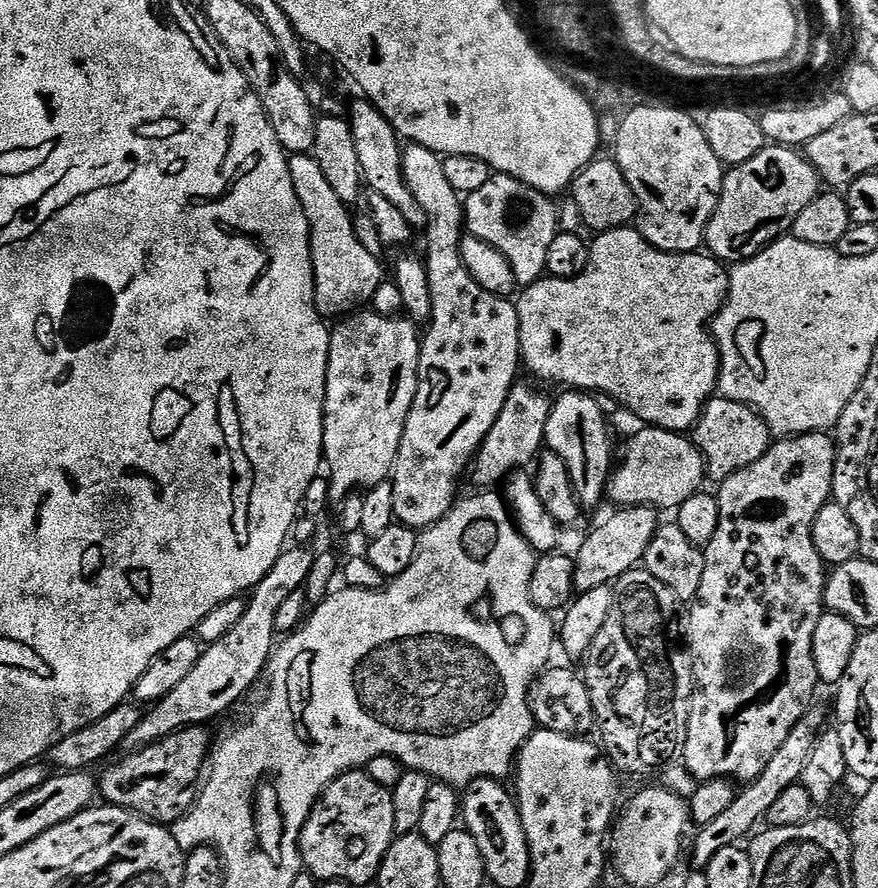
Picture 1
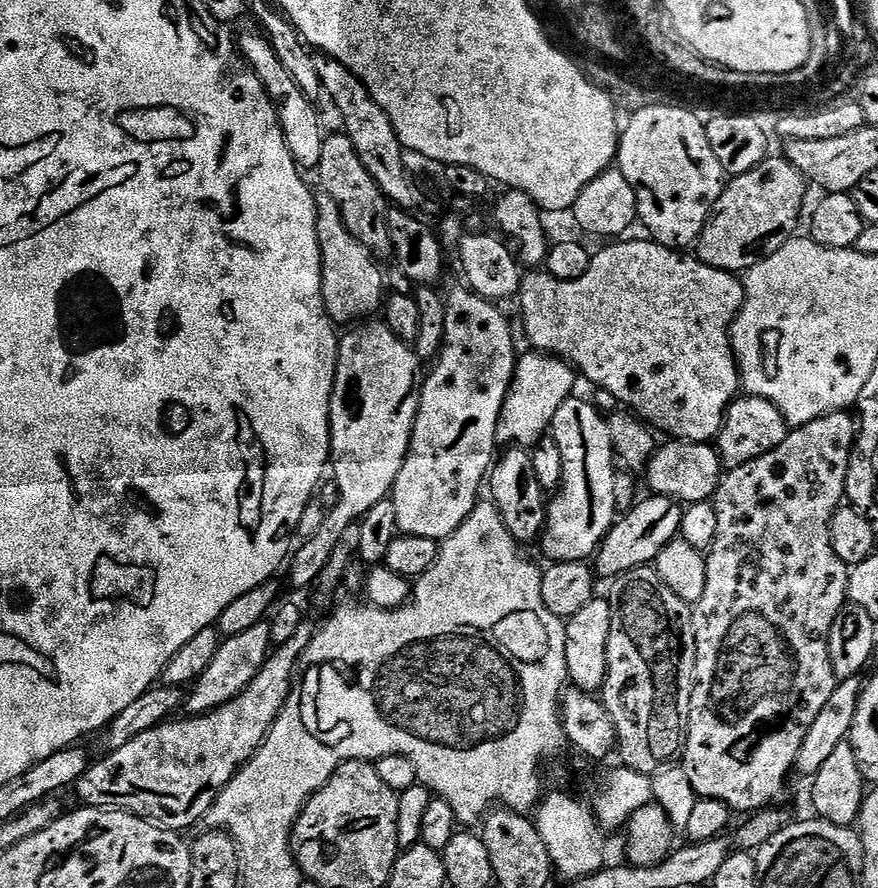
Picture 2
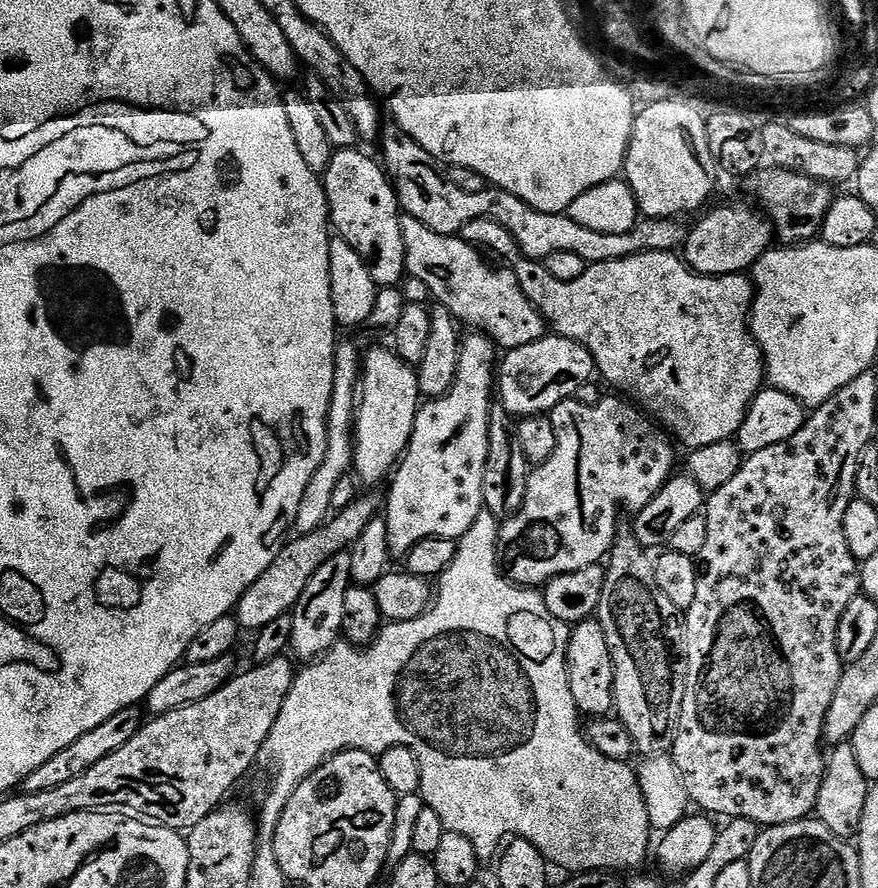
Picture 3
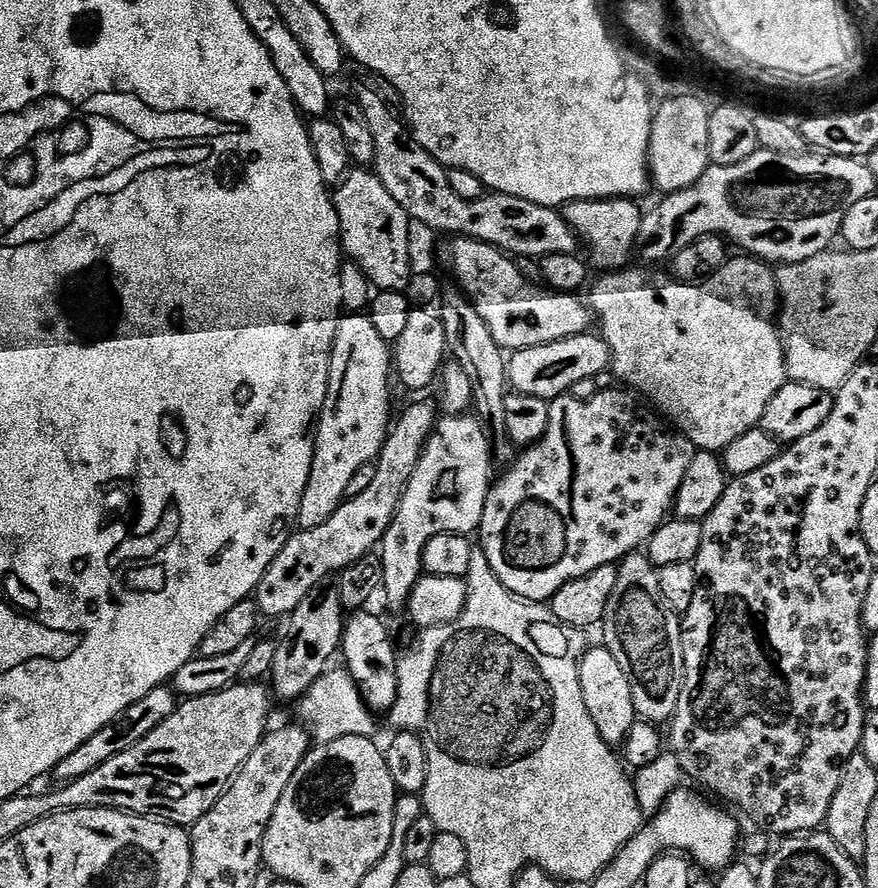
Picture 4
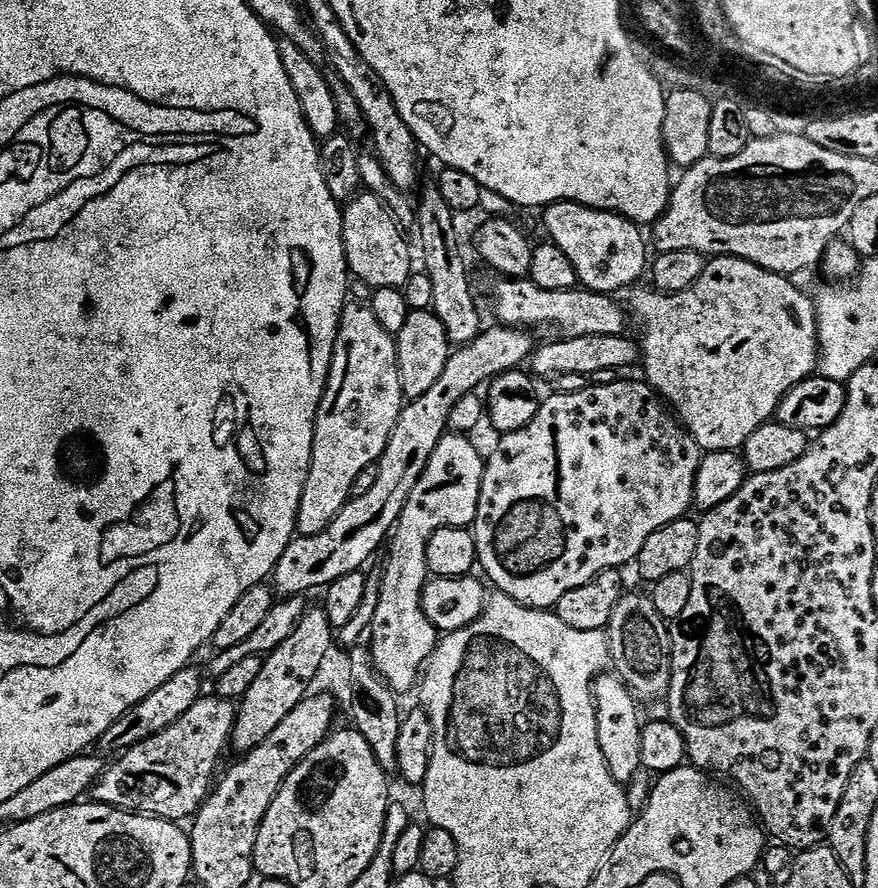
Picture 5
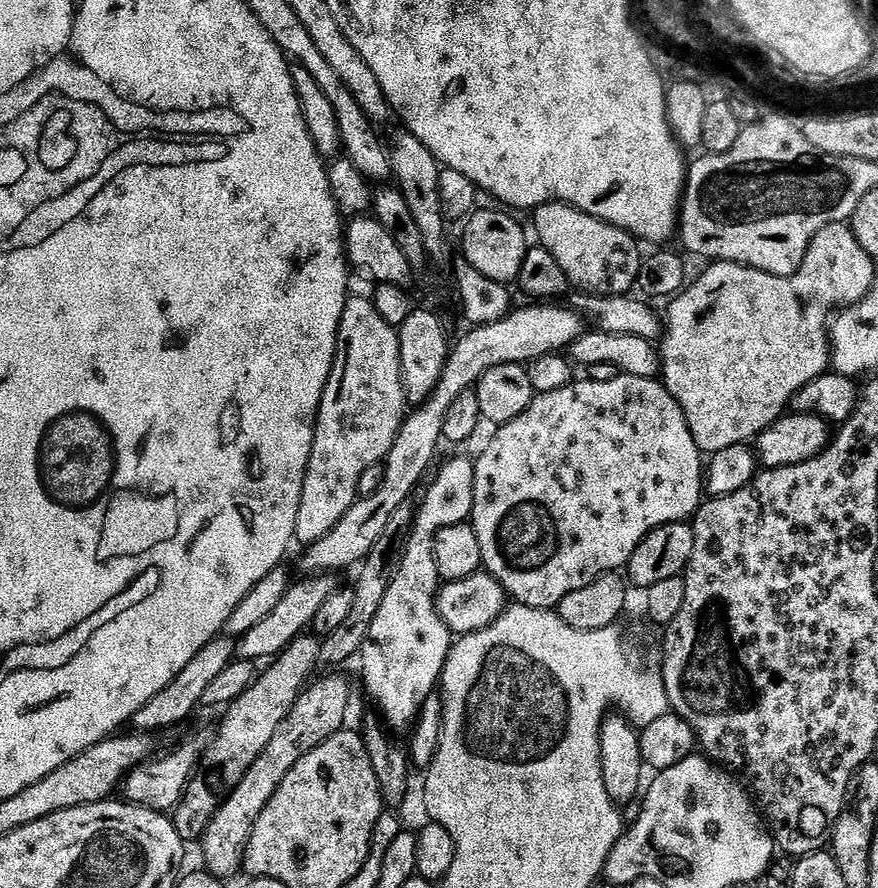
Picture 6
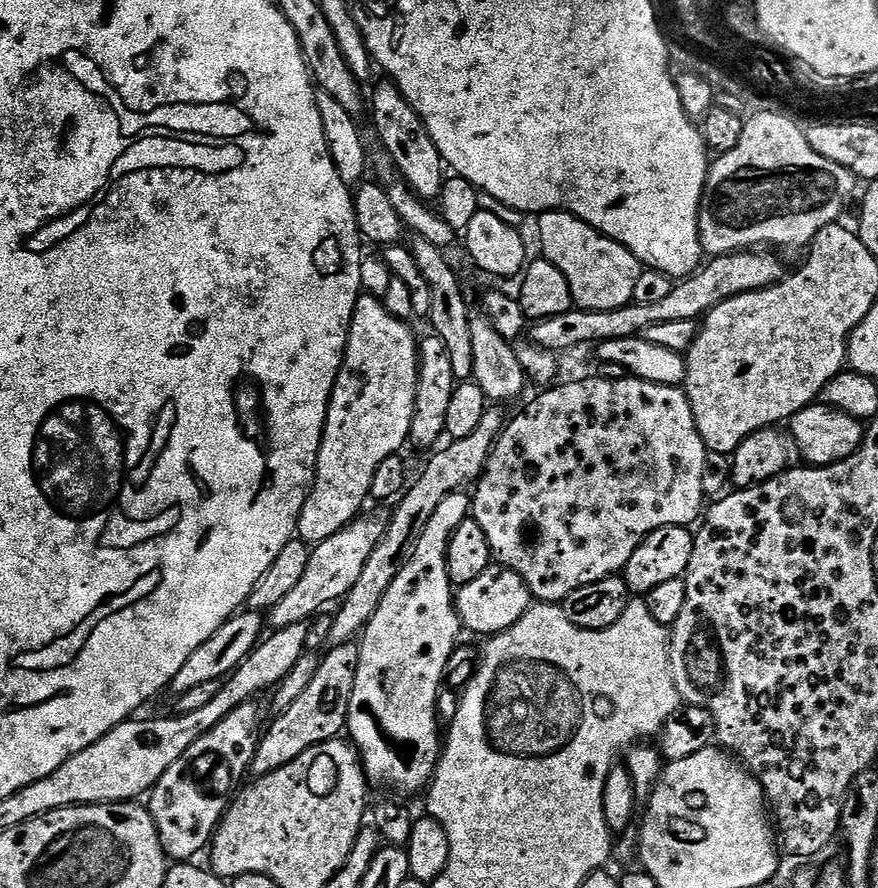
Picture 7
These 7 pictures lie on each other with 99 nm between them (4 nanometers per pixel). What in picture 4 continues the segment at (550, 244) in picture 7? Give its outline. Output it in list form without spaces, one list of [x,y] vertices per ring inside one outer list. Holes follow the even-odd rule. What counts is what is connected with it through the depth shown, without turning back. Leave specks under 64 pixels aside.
[[[613,198],[611,200],[573,200],[571,204],[566,204],[563,205],[562,208],[562,215],[564,217],[565,222],[568,223],[569,227],[572,228],[572,231],[576,233],[576,235],[579,237],[579,243],[583,245],[584,248],[588,247],[588,252],[590,255],[592,255],[592,260],[591,263],[595,265],[594,263],[597,264],[598,267],[604,268],[600,270],[620,270],[625,267],[629,263],[628,260],[628,254],[631,251],[633,251],[633,248],[636,245],[636,235],[638,234],[639,230],[639,224],[641,220],[641,209],[636,209],[631,199],[628,198]]]

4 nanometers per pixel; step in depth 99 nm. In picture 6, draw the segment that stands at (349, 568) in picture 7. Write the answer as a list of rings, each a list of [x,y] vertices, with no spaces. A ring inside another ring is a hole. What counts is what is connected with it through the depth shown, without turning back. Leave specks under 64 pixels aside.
[[[316,574],[304,579],[308,580],[302,581],[301,584],[300,581],[293,583],[292,587],[288,589],[286,598],[282,598],[282,602],[278,602],[278,606],[274,606],[273,612],[266,614],[266,618],[262,618],[262,622],[258,622],[258,626],[254,626],[254,630],[239,637],[234,652],[240,660],[271,661],[280,653],[285,652],[292,640],[305,635],[311,629],[314,614],[318,614],[318,606],[322,606],[322,602],[326,602],[326,598],[330,598],[330,594],[337,591],[338,584],[335,584],[332,581],[333,577],[328,574]]]

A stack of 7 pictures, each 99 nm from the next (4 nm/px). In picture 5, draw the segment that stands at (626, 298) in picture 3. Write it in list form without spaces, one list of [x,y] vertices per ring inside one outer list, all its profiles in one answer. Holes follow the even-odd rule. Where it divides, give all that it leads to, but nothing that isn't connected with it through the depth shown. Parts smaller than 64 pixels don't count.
[[[718,256],[705,263],[702,278],[698,278],[698,282],[694,282],[694,286],[690,286],[685,292],[668,296],[665,292],[658,292],[645,286],[641,292],[633,291],[631,293],[631,295],[633,294],[631,315],[636,315],[636,320],[640,324],[648,323],[648,333],[644,336],[644,342],[642,341],[643,379],[651,384],[657,393],[671,405],[680,423],[687,428],[689,434],[693,436],[705,453],[735,452],[743,449],[750,434],[754,434],[754,430],[758,430],[775,417],[780,399],[794,386],[798,386],[817,371],[820,338],[816,334],[816,309],[812,306],[800,308],[800,292],[788,280],[791,279],[787,275],[771,272],[749,260],[743,260],[737,256]]]

